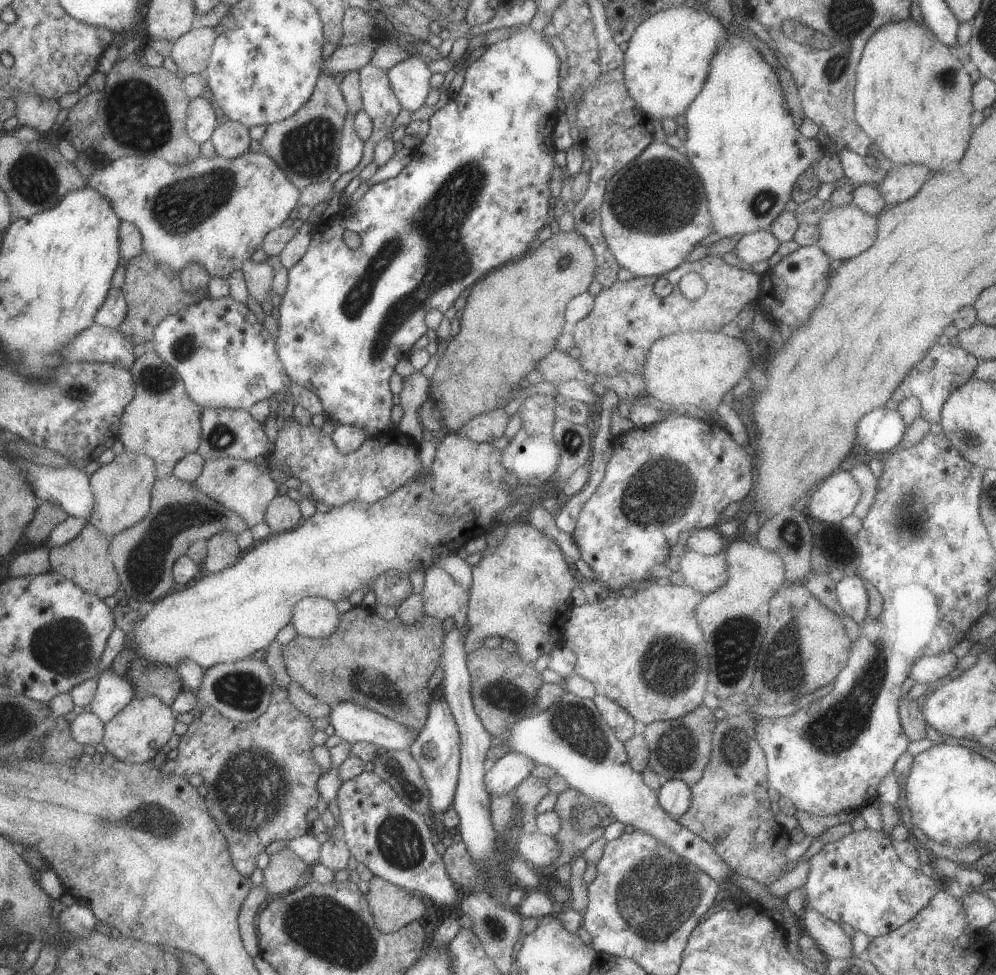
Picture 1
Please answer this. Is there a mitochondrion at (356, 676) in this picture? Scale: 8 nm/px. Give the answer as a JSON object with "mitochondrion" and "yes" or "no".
{"mitochondrion":"no"}

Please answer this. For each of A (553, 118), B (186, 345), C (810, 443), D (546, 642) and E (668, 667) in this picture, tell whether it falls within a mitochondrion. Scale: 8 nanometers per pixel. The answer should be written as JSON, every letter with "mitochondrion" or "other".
{"A":"other","B":"mitochondrion","C":"other","D":"other","E":"mitochondrion"}

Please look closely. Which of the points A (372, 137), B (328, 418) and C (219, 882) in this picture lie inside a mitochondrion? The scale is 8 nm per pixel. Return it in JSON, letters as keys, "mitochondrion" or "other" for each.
{"A":"other","B":"other","C":"other"}

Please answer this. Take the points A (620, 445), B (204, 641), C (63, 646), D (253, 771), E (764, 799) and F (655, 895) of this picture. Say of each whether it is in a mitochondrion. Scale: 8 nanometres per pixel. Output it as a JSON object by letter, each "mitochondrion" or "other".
{"A":"other","B":"other","C":"mitochondrion","D":"mitochondrion","E":"other","F":"mitochondrion"}

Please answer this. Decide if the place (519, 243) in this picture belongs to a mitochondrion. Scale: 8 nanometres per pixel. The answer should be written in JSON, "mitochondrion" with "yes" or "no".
{"mitochondrion":"no"}

